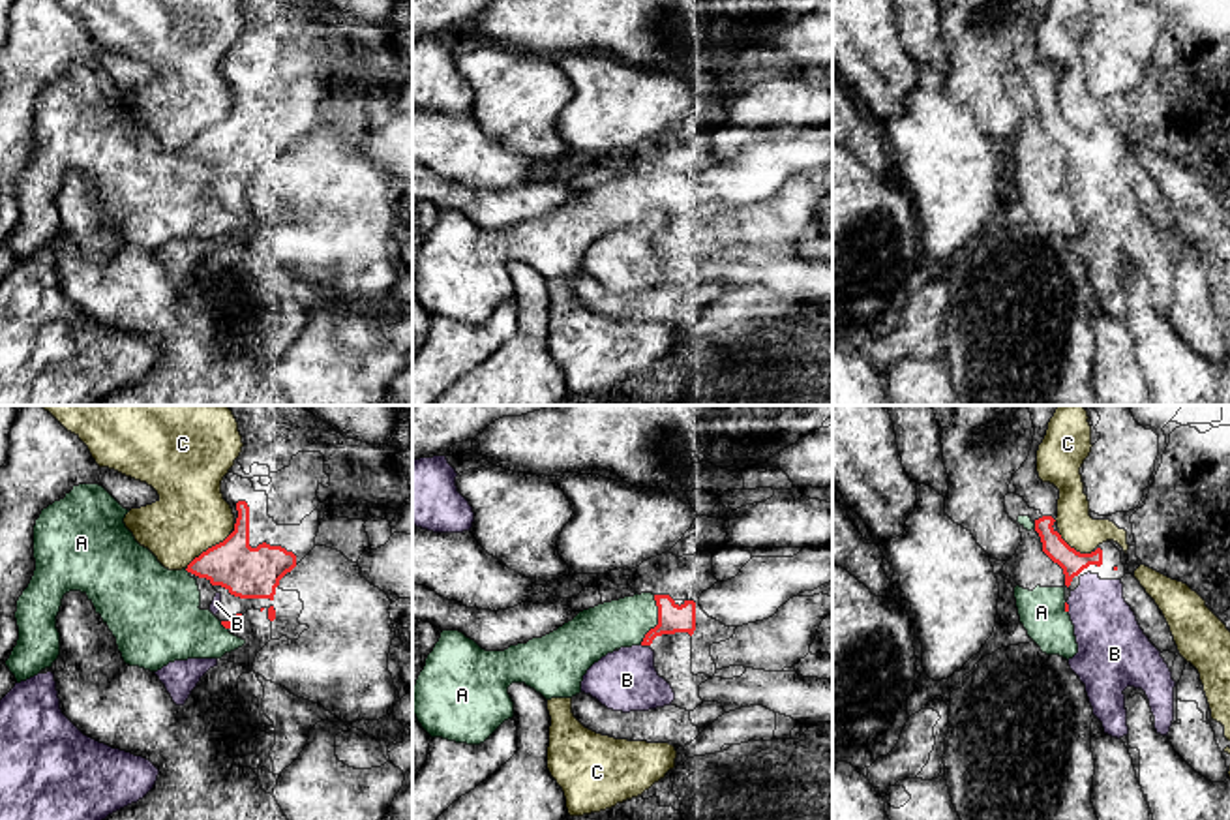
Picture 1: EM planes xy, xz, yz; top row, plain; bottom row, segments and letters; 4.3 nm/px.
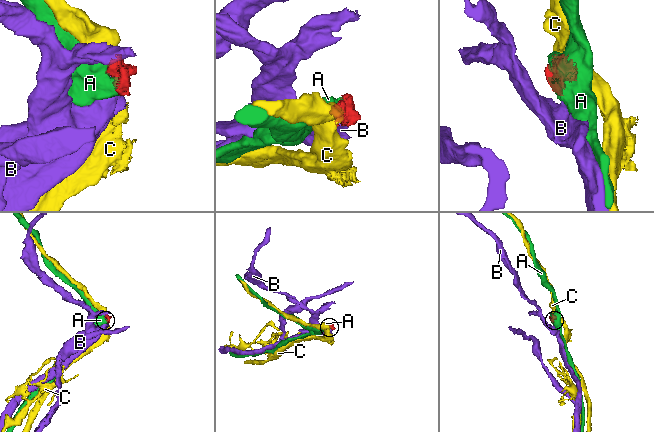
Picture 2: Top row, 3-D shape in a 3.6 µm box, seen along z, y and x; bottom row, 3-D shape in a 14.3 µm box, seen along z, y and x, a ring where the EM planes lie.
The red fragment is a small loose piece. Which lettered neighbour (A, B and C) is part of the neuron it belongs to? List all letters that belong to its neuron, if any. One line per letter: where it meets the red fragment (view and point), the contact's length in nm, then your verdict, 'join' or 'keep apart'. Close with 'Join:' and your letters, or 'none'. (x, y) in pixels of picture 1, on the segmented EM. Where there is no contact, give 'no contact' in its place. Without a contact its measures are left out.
A: meets red in xz at (659, 620); contact 220 nm long; keep apart
B: meets red in yz at (1067, 607); contact 40 nm long; join
C: meets red in xy at (209, 548); contact 260 nm long; keep apart
Join: B

